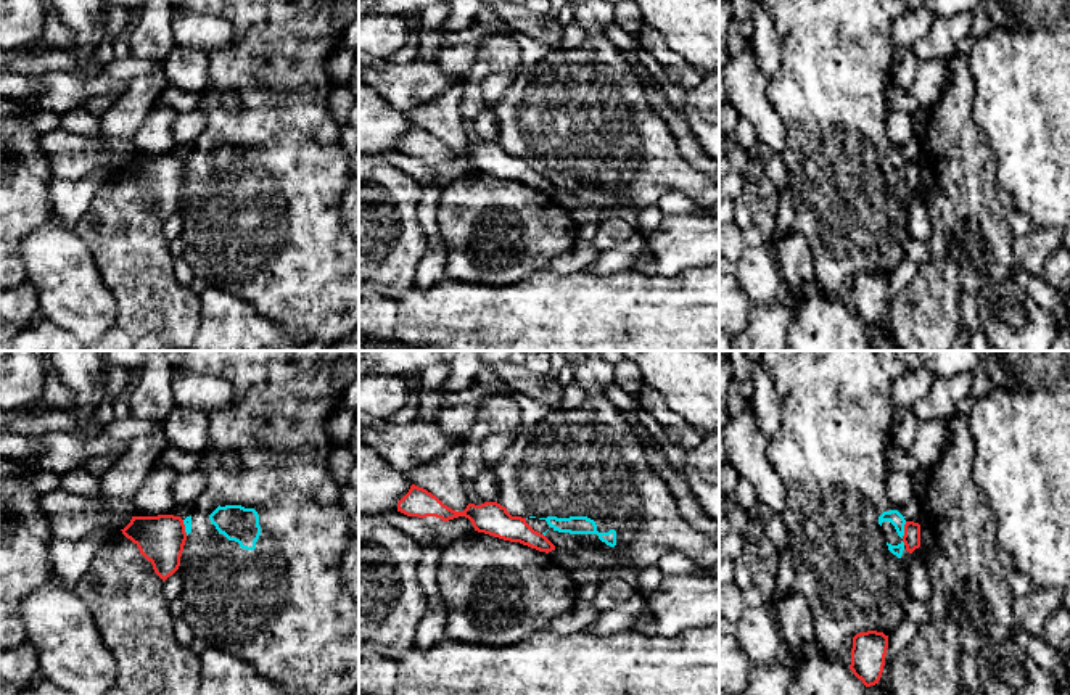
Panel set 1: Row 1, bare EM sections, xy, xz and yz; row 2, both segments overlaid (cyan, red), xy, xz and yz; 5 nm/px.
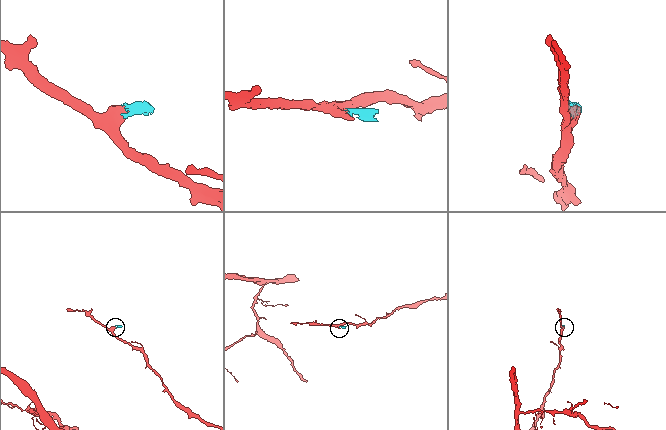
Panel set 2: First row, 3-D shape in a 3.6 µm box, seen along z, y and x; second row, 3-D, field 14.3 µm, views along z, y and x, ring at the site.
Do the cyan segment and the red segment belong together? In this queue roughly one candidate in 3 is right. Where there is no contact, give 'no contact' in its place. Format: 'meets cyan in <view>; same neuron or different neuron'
meets cyan in yz; different neuron

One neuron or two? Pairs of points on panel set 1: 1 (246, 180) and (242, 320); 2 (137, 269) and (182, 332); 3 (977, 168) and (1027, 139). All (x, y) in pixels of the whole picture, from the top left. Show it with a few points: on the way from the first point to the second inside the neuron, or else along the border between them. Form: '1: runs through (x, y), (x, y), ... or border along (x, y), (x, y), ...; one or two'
1: border along (209, 285), (243, 298), (261, 316), (274, 320); two
2: runs through (144, 285), (174, 316); one
3: border along (977, 124), (987, 139), (1000, 185); two

